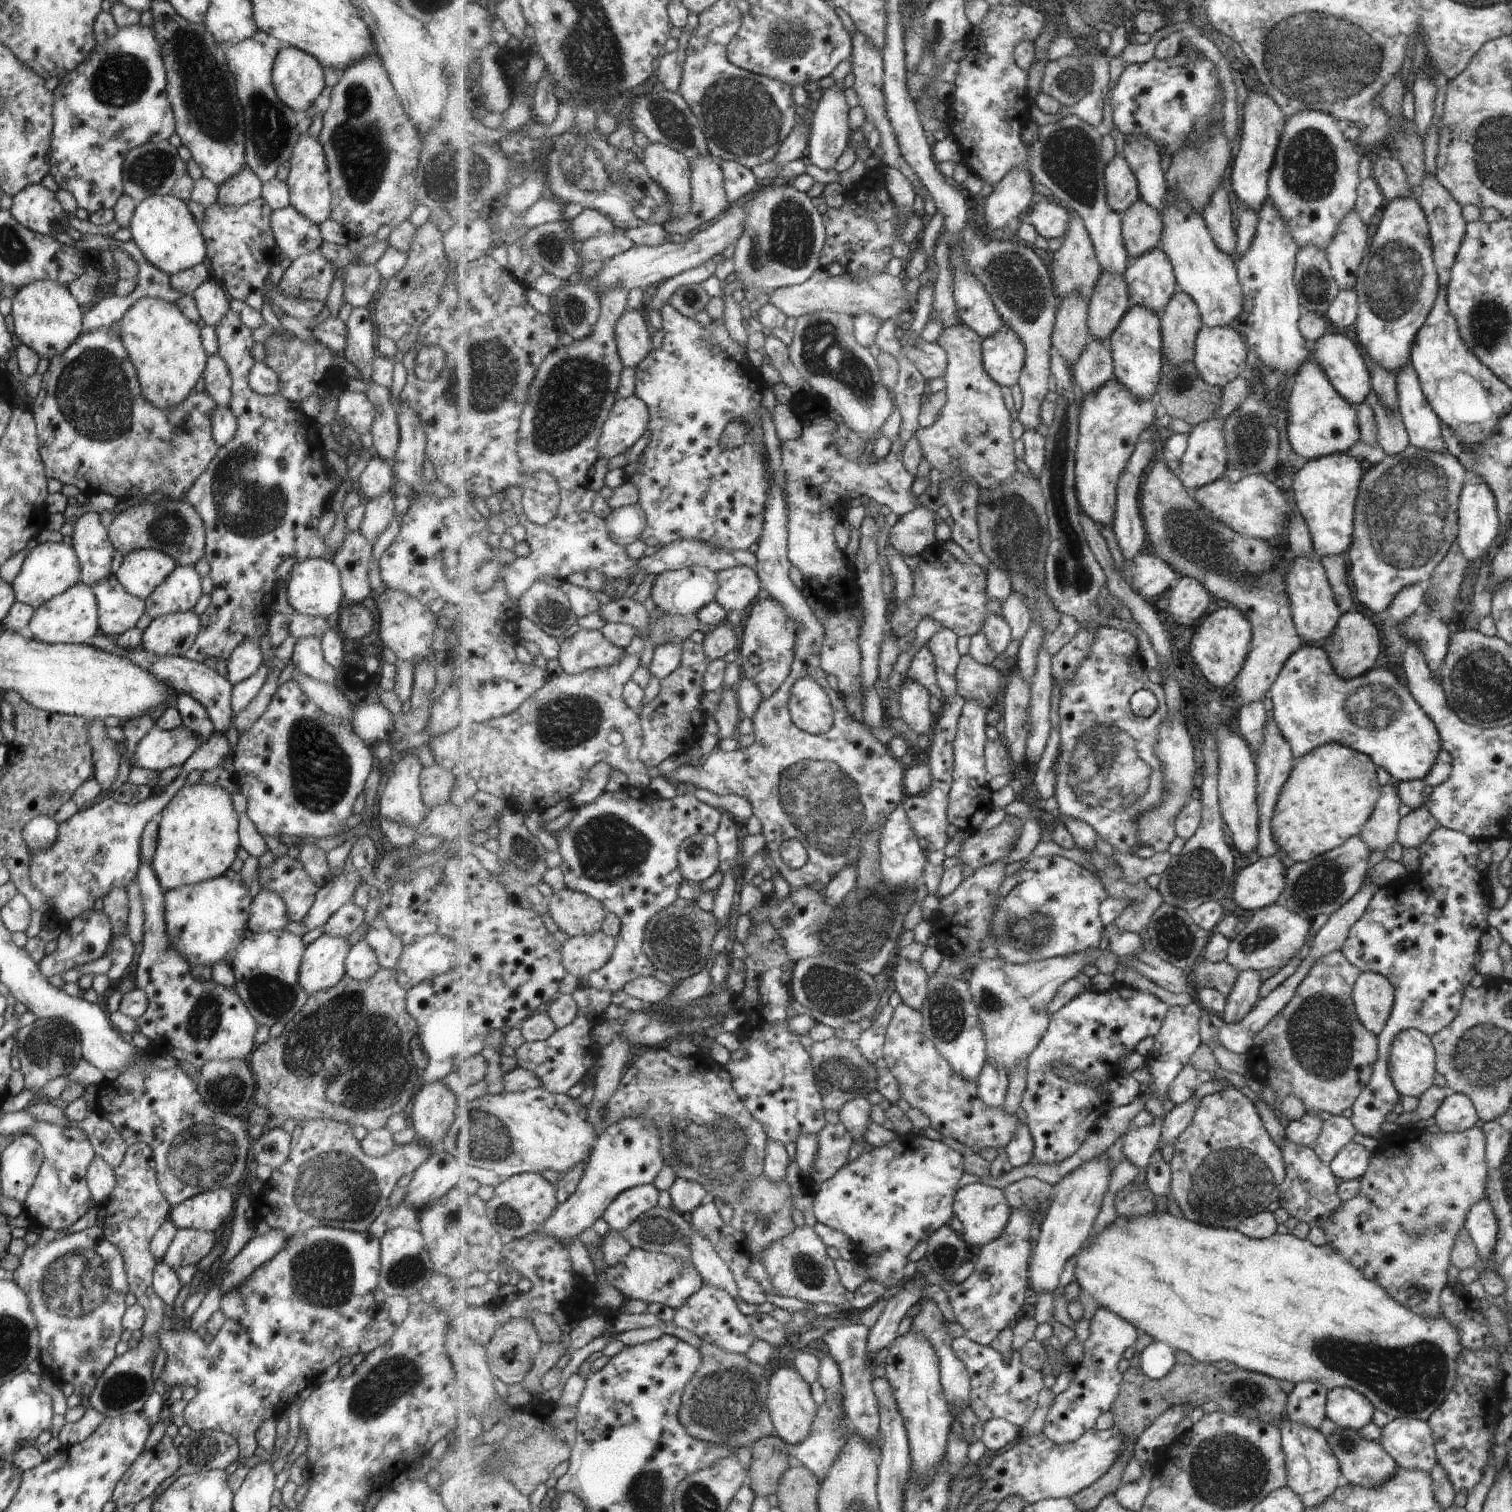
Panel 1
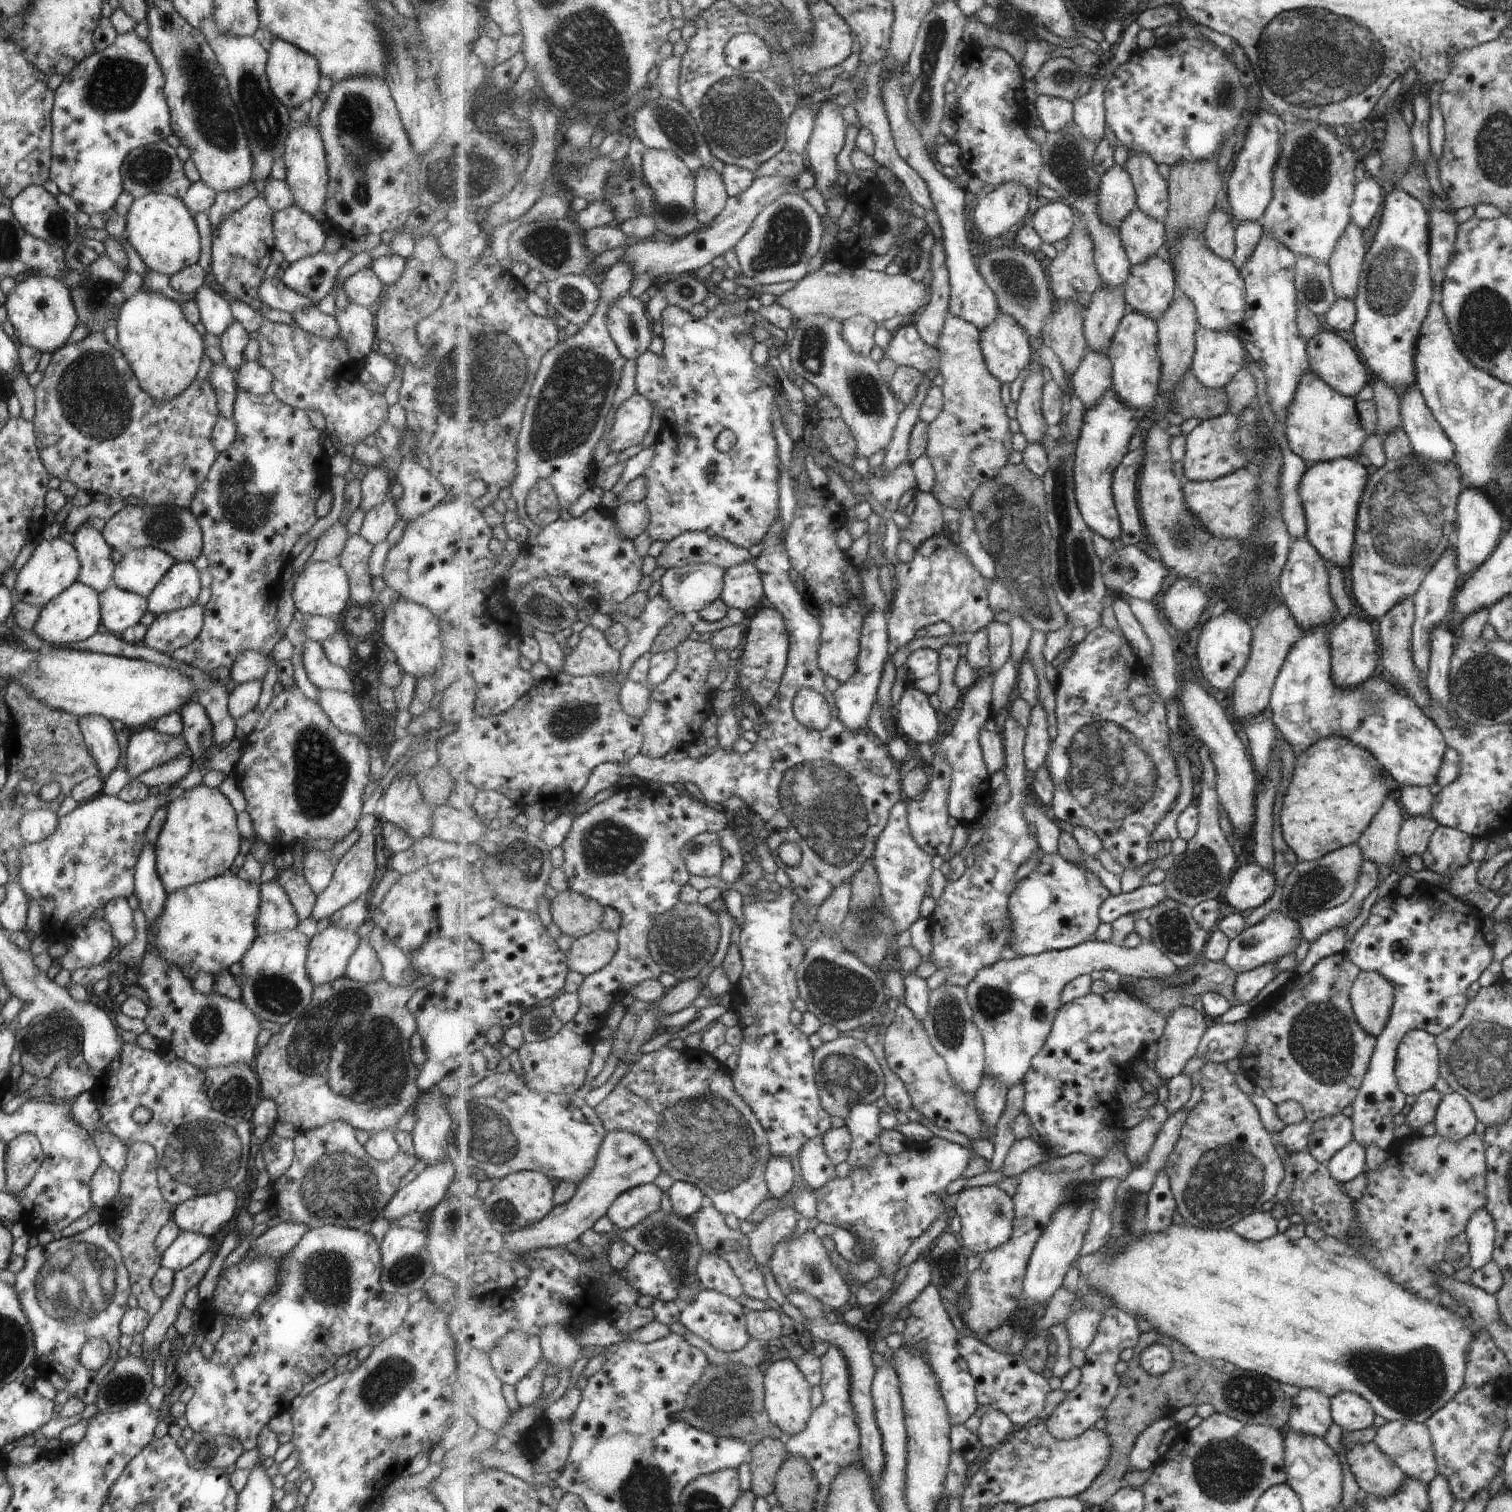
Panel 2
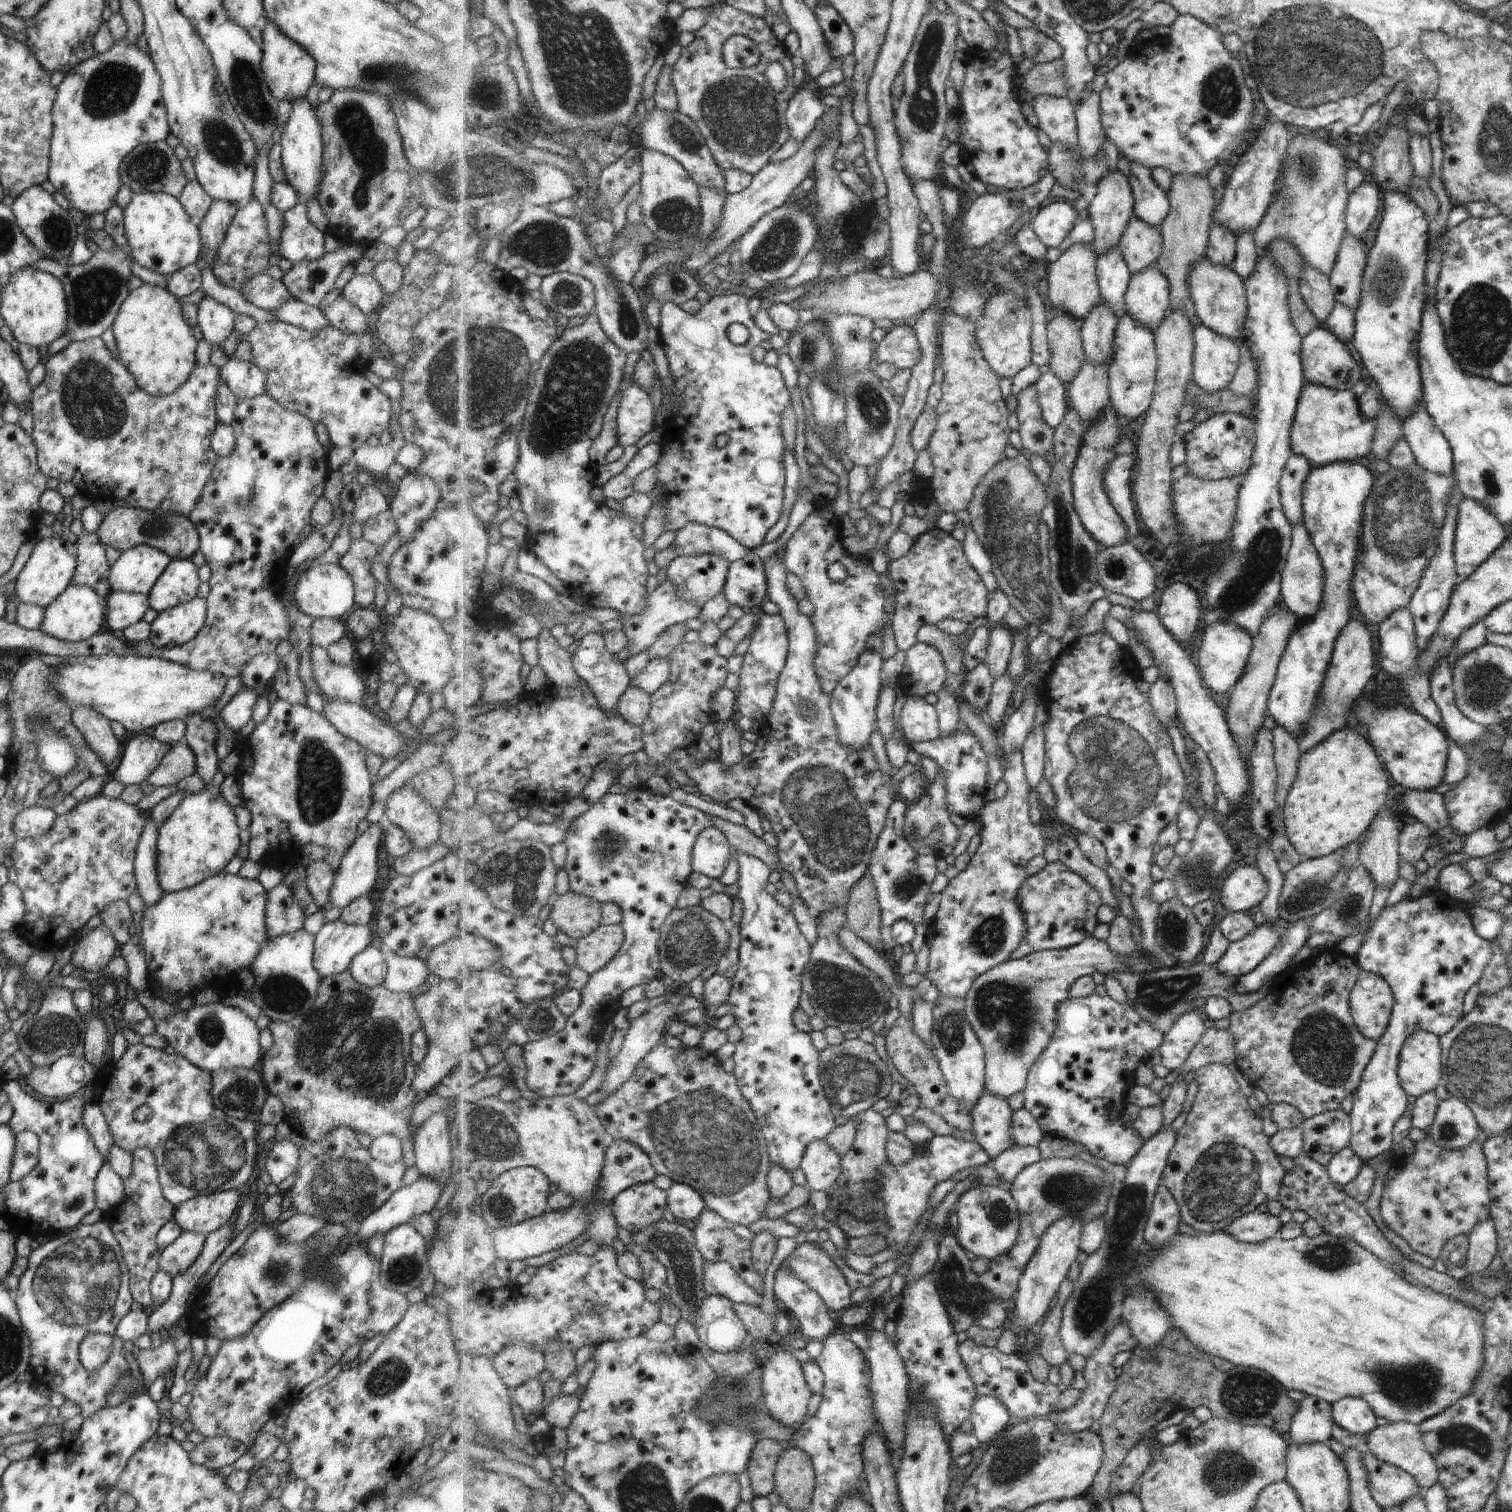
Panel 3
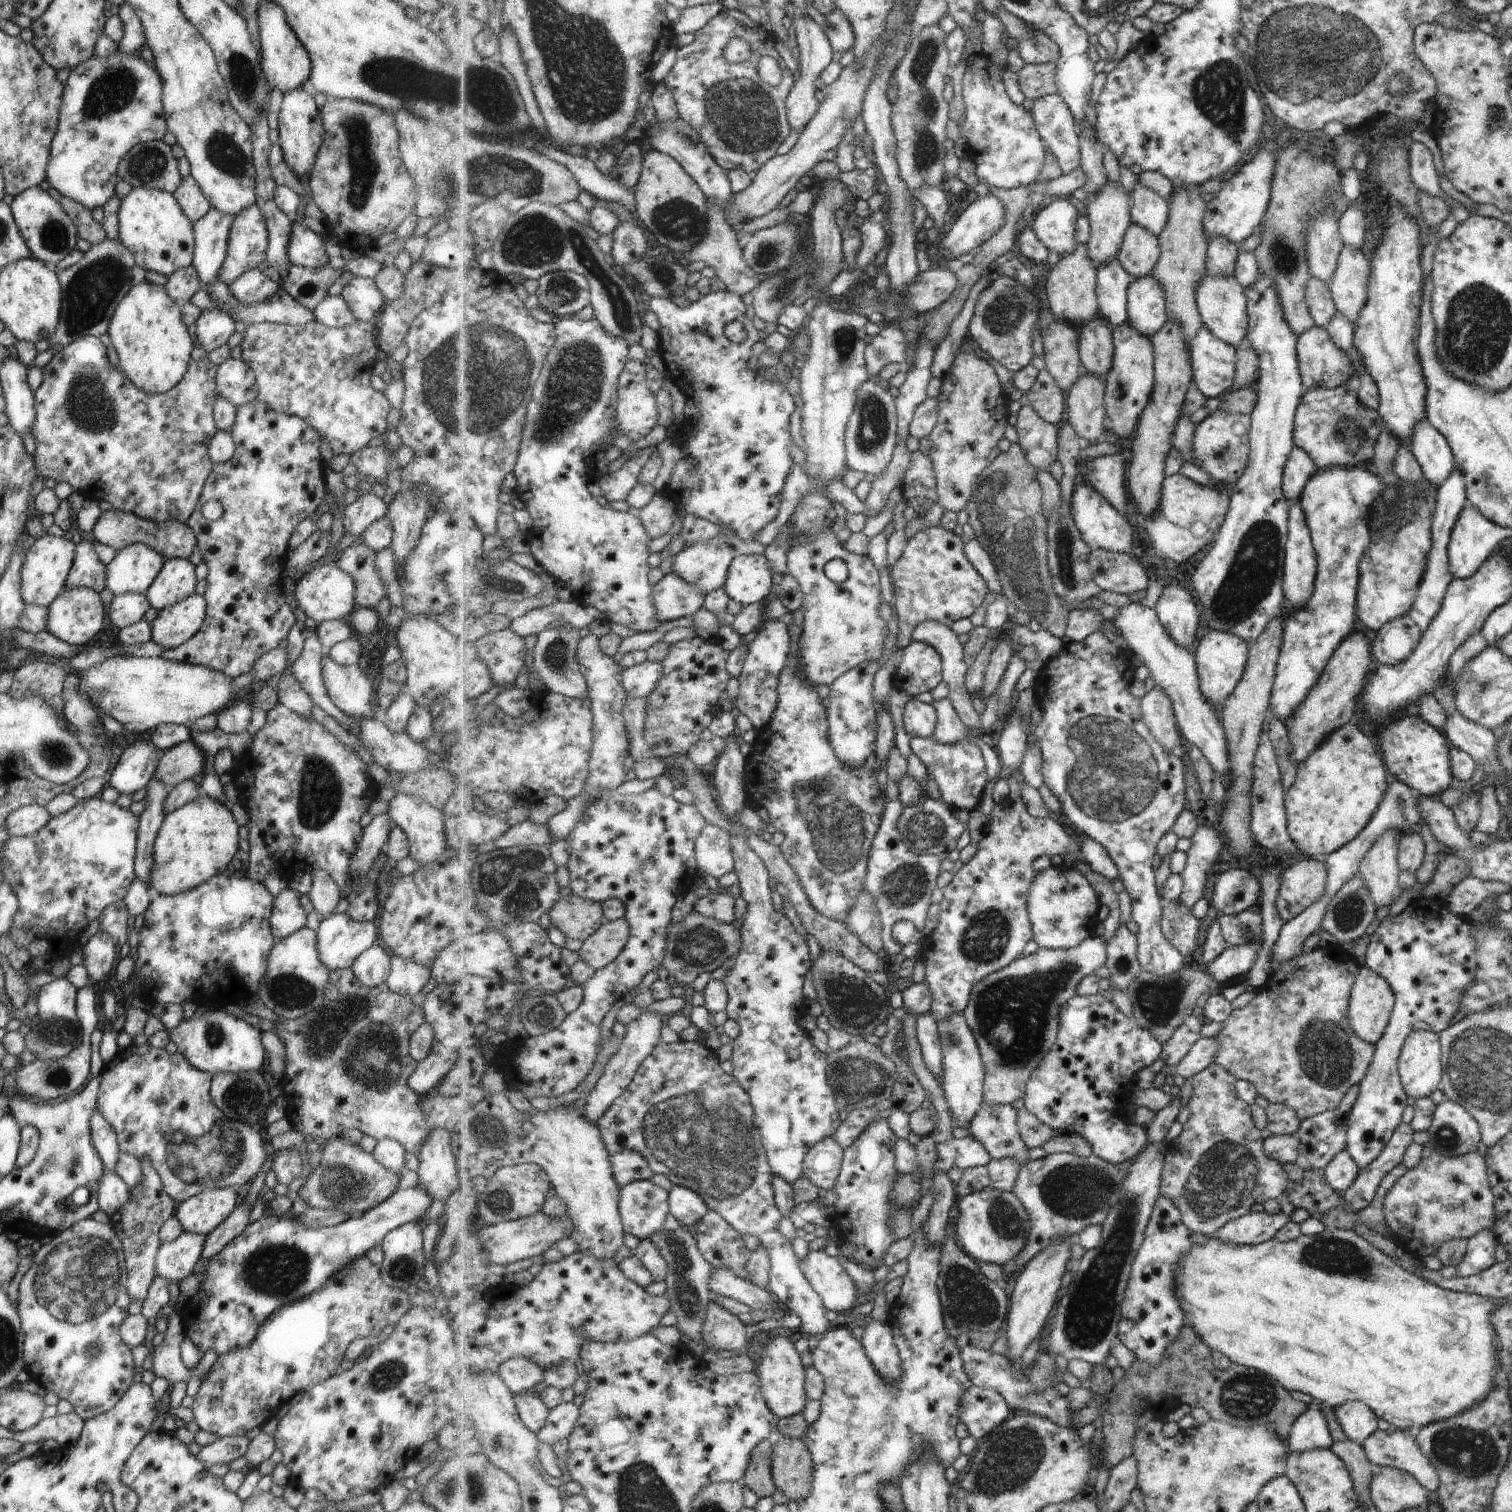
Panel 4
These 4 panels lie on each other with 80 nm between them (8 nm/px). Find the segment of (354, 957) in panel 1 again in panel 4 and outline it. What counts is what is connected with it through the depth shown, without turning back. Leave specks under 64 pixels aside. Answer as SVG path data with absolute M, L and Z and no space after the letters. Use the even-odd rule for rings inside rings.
M373 944L361 951L351 964L354 977L366 987L384 983L390 971L390 956Z

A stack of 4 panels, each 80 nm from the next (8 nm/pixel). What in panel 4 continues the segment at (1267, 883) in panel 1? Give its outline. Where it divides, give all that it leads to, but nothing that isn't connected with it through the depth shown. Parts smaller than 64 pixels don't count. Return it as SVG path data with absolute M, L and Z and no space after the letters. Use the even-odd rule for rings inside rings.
M1229 869L1221 873L1209 896L1222 915L1236 915L1249 910L1259 896L1259 882L1245 869Z

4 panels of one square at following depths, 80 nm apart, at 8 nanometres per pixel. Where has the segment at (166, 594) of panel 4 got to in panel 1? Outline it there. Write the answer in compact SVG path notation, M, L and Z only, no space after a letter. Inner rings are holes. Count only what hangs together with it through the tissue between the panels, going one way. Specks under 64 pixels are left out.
M175 565L174 569L165 577L165 580L143 600L145 605L144 612L149 618L153 620L159 615L163 616L169 613L182 613L192 610L193 605L201 596L201 589L199 587L201 578L193 567L194 565Z

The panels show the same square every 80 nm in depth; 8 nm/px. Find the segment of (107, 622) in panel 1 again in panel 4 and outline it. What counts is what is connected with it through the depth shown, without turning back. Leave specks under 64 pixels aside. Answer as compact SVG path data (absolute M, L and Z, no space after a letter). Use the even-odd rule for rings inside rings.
M121 593L113 595L106 608L106 622L113 628L119 630L124 626L133 624L143 619L143 613L147 608L148 600L144 593Z

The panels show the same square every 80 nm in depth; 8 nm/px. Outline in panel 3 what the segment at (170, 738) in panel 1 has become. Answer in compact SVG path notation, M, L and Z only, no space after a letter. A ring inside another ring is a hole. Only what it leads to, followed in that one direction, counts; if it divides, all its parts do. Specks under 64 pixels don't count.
M136 733L122 742L120 756L108 777L124 786L140 785L171 747L170 744L160 743L153 736Z

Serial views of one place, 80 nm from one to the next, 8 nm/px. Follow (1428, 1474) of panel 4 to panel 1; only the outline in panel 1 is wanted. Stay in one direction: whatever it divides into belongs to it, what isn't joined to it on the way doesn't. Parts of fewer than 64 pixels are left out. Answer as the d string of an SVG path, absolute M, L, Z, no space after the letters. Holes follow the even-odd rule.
M1413 1417L1389 1419L1378 1443L1397 1467L1427 1473L1436 1463L1432 1434L1426 1421Z

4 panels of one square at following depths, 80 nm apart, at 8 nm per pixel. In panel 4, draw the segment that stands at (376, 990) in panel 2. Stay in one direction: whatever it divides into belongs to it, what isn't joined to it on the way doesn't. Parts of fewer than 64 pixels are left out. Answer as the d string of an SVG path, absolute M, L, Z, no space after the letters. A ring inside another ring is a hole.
M350 967L344 969L332 970L328 974L327 982L324 986L324 995L322 1001L316 1009L306 1012L303 1016L296 1019L279 1019L274 1022L274 1033L283 1044L284 1048L284 1071L282 1076L276 1078L276 1085L282 1090L282 1096L286 1100L285 1118L290 1123L293 1131L303 1135L310 1134L312 1136L312 1146L322 1147L323 1144L331 1137L339 1135L343 1129L357 1129L365 1136L371 1136L376 1141L382 1138L390 1138L400 1142L406 1152L416 1154L421 1144L424 1143L425 1137L431 1130L431 1124L425 1118L419 1106L419 1095L413 1092L407 1086L408 1076L415 1070L417 1063L409 1056L407 1047L412 1032L420 1025L426 1022L421 1007L412 1001L412 997L400 995L399 993L390 991L385 983L378 984L374 987L366 987L362 985L352 973Z

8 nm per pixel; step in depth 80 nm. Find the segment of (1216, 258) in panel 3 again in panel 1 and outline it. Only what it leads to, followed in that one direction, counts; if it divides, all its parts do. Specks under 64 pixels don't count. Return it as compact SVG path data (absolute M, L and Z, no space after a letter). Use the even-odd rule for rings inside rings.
M1219 185L1213 192L1203 212L1204 219L1218 247L1230 257L1236 258L1238 234L1233 227L1229 192Z

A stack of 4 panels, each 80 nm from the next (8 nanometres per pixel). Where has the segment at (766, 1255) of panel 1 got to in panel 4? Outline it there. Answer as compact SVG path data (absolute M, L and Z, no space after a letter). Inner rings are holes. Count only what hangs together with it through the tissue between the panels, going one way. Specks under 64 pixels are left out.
M821 1250L809 1251L807 1256L800 1260L800 1267L817 1294L824 1300L824 1305L828 1310L847 1314L861 1303L862 1295L857 1295L856 1282L850 1274L847 1274L847 1270L841 1266L837 1257L831 1257Z

